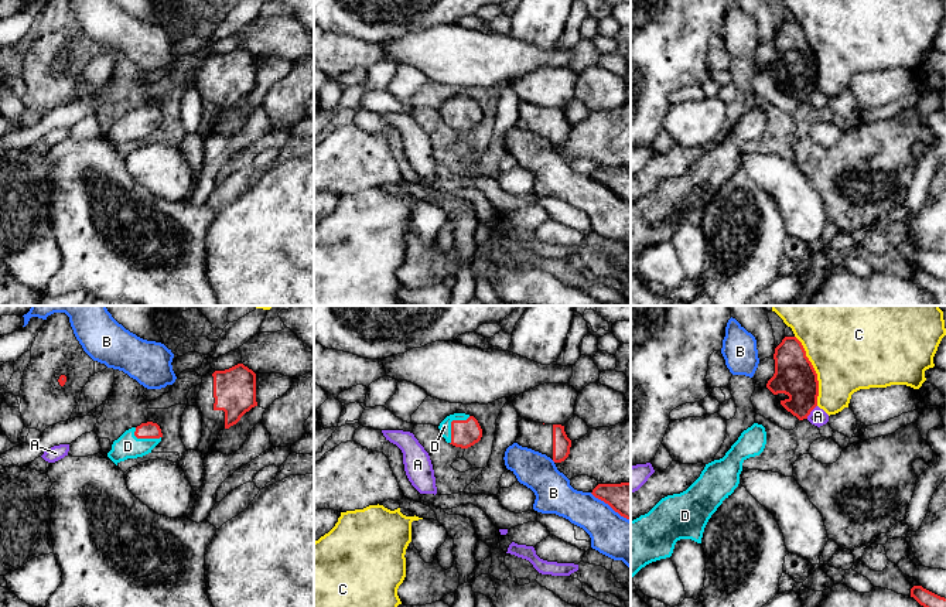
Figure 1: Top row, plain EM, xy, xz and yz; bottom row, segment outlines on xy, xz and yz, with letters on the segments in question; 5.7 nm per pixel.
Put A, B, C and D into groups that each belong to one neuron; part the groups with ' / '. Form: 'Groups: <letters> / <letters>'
Groups: A / B / C / D

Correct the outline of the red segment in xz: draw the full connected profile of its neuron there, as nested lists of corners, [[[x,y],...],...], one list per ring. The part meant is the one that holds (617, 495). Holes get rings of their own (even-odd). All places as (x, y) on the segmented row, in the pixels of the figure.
[[[631,481],[621,484],[598,484],[592,492],[621,516],[631,521]]]

